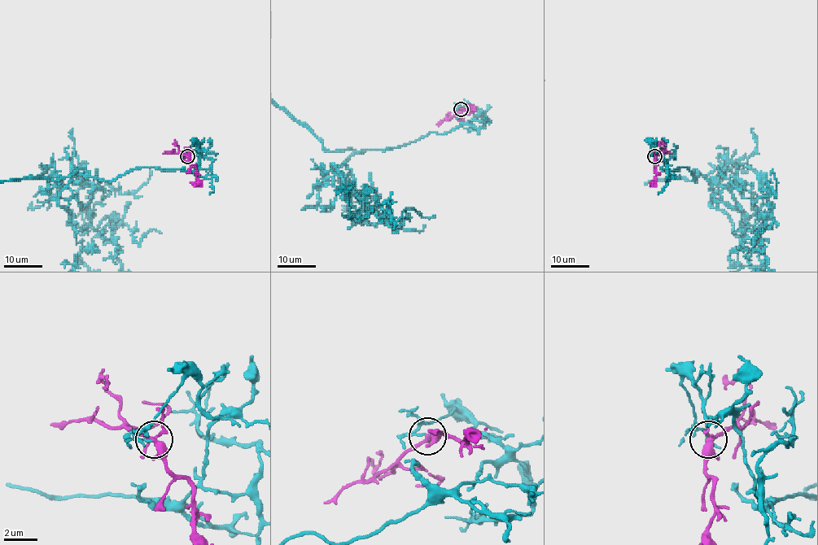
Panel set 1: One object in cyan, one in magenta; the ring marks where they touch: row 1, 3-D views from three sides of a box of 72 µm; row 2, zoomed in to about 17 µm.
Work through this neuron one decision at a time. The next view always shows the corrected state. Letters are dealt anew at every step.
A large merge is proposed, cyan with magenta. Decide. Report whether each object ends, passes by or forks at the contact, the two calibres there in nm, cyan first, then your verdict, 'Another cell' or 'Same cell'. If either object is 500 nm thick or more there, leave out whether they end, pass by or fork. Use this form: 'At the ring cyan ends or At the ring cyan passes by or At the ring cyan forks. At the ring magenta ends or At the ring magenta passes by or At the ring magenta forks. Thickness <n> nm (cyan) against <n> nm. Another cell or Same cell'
At the ring cyan ends. At the ring magenta forks. Thickness 110 nm (cyan) against 280 nm. Another cell

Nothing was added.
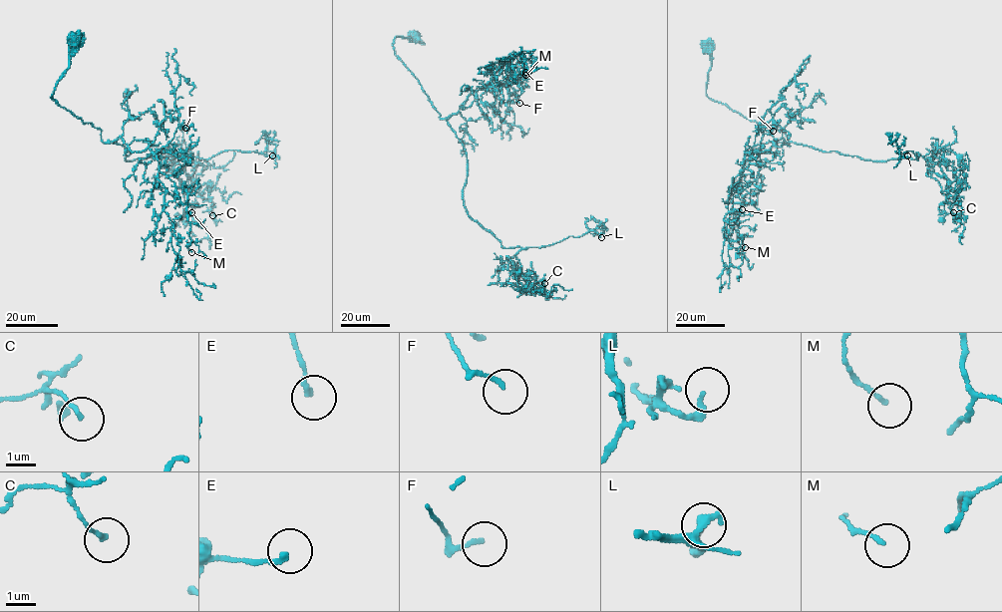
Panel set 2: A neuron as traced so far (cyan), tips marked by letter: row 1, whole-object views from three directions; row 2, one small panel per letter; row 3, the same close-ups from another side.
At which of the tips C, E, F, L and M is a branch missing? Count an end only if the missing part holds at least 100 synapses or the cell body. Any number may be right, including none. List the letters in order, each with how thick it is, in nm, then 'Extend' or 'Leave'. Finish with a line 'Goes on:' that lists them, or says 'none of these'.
C: Thickness 140 nm. Leave
E: Thickness 150 nm. Leave
F: Thickness 130 nm. Leave
L: Thickness 200 nm. Extend
M: Thickness 120 nm. Leave
Goes on: L

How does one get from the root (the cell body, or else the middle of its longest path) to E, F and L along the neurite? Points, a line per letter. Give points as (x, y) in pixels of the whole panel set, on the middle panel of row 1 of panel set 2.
E: (414, 37), (396, 36), (395, 55), (442, 119), (455, 115), (506, 64), (522, 58), (525, 72)
F: (414, 37), (396, 36), (395, 55), (440, 118), (497, 82), (509, 86), (519, 103)
L: (414, 37), (396, 36), (395, 55), (464, 148), (468, 214), (504, 248), (540, 247), (591, 230), (601, 237)

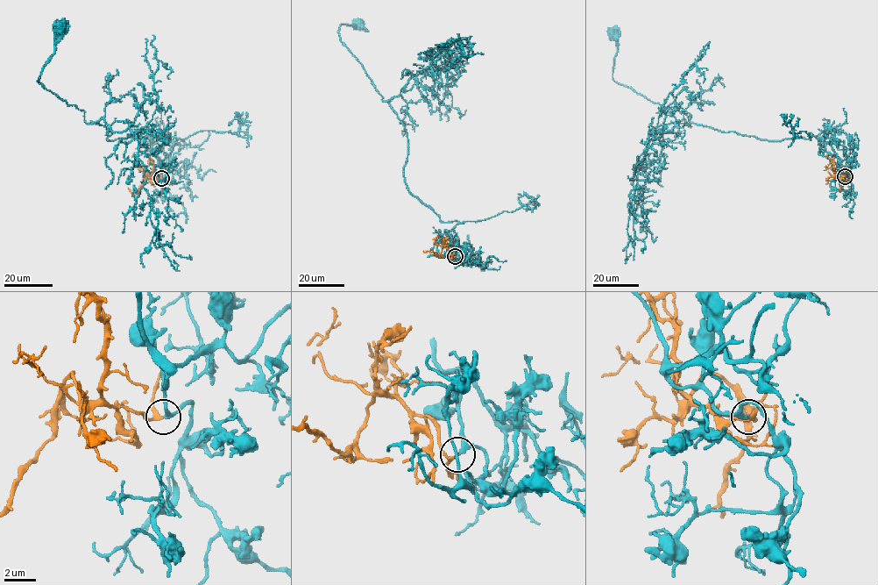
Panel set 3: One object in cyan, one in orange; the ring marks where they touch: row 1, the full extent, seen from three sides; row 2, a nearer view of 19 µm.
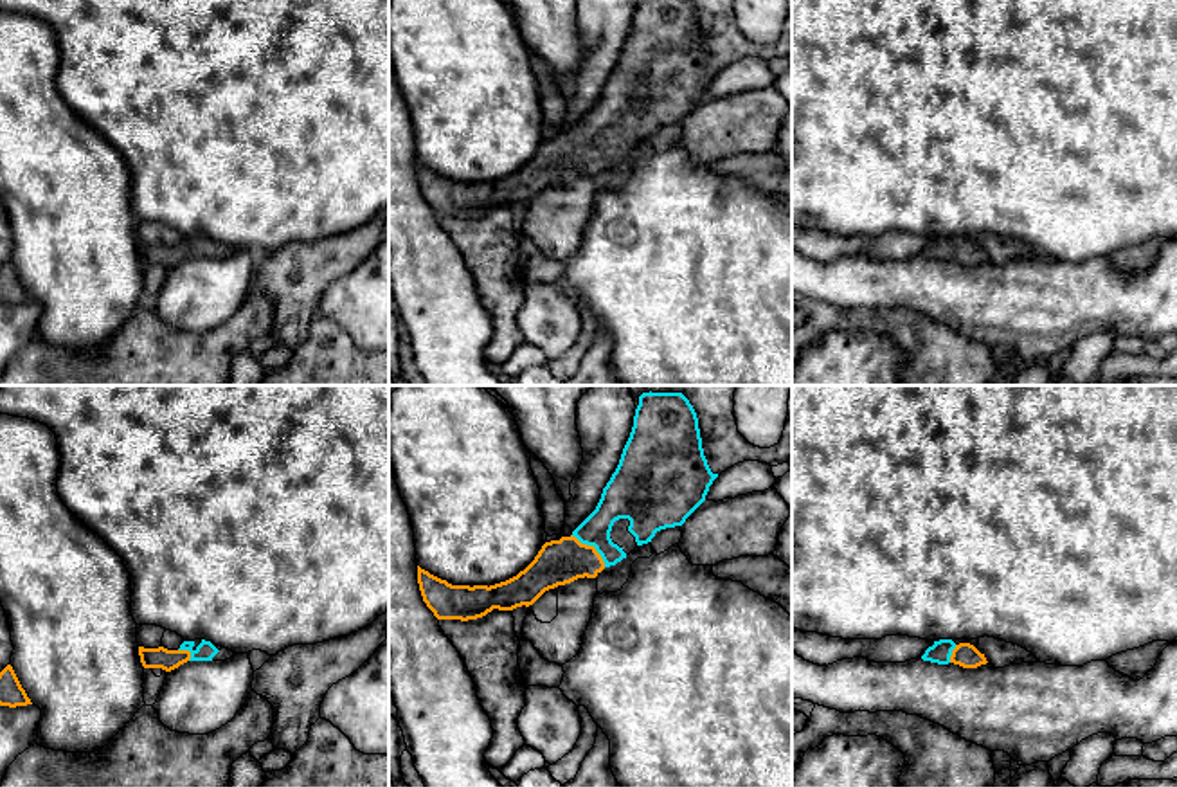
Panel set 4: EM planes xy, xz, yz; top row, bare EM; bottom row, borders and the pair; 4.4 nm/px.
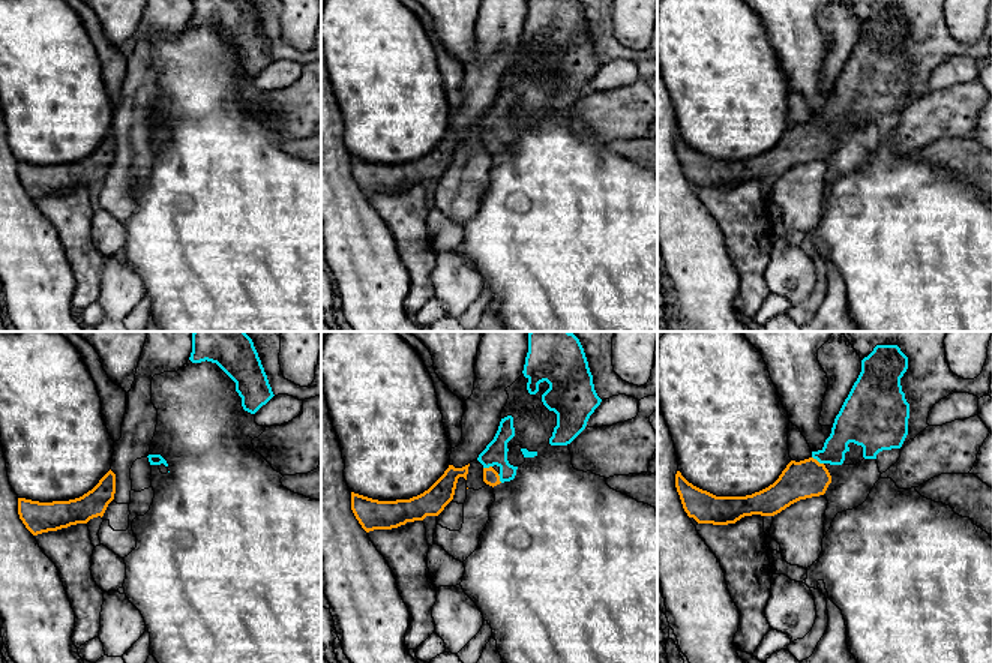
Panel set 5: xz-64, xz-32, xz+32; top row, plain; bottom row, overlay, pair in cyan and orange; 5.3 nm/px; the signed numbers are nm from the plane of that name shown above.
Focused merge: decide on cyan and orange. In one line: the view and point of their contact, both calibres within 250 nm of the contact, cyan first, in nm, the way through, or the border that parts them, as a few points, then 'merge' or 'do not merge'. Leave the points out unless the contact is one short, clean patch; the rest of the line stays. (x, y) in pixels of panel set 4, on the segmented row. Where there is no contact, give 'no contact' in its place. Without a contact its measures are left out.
xz (592, 544) | 190/200 nm | across xz (623, 497), (596, 526), (592, 544), (584, 553), (558, 562) | merge

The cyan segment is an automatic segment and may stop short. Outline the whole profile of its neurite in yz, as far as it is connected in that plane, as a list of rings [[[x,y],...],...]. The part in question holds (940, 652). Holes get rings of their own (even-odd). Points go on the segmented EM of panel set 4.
[[[952,639],[934,641],[934,645],[925,650],[921,659],[938,665],[954,663],[963,668],[977,668],[988,663],[984,654],[981,654],[974,645],[970,643],[956,645]]]

